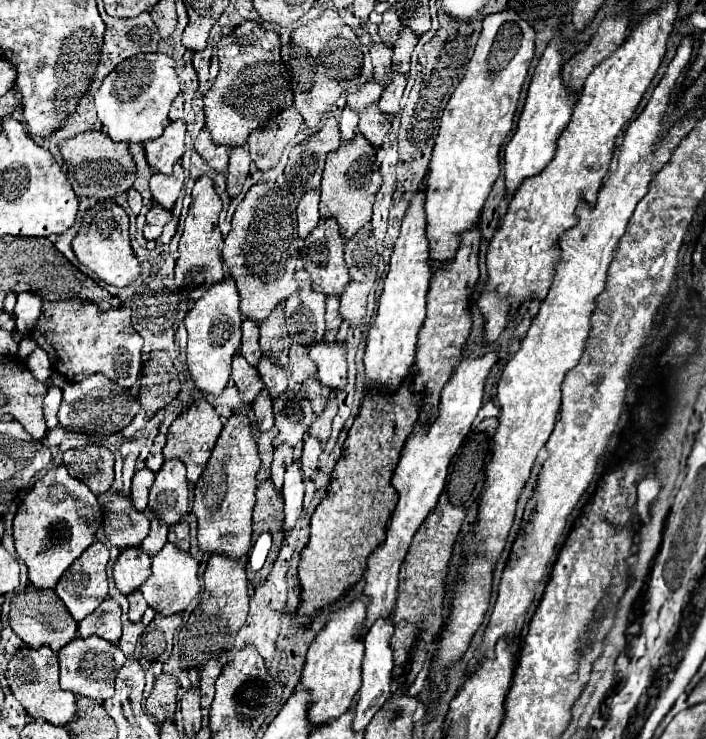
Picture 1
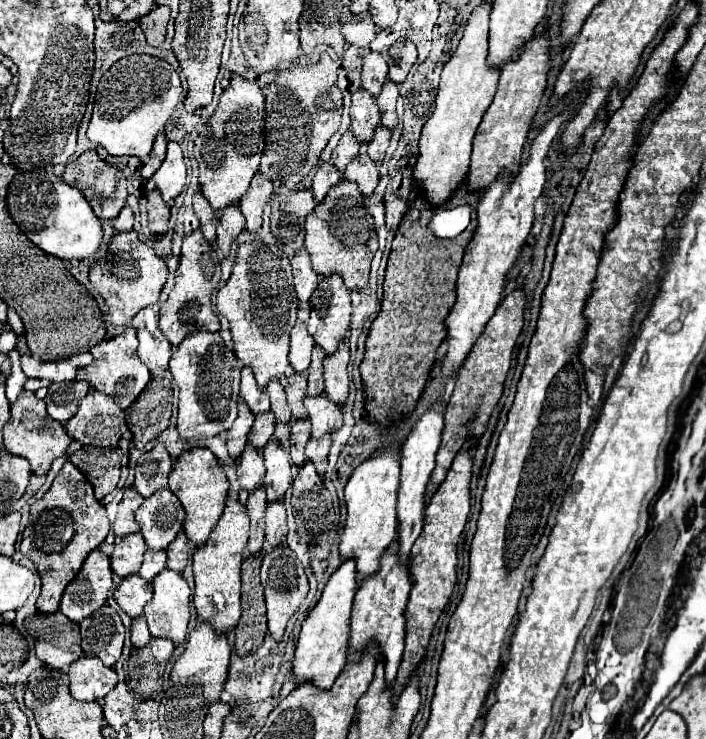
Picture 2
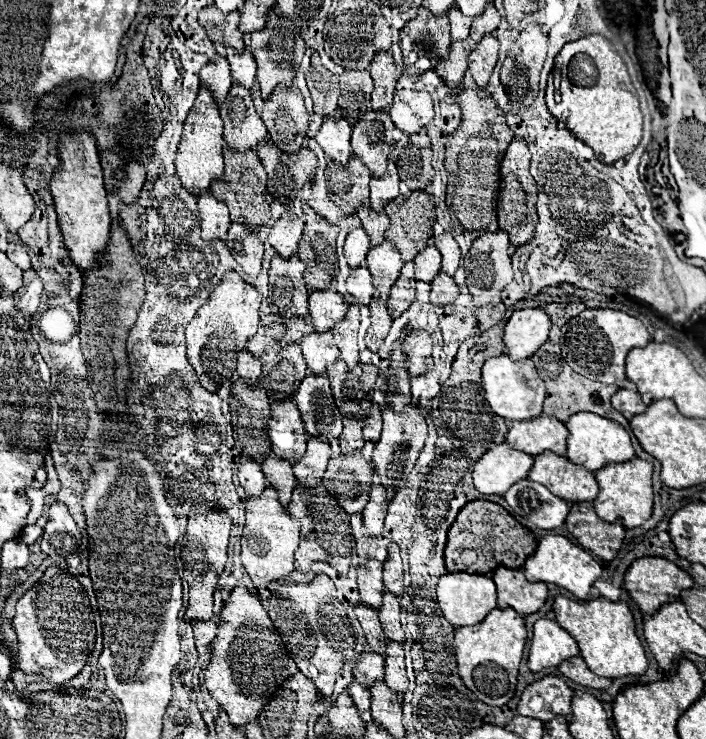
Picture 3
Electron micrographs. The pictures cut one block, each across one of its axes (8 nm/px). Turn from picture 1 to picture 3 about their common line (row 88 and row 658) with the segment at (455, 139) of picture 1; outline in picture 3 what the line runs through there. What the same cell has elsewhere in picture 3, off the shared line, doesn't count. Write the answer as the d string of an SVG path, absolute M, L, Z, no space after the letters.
M492 610L480 624L456 628L454 634L454 656L458 662L458 674L462 682L488 706L504 706L516 690L518 666L526 646L526 626L524 618L512 610Z

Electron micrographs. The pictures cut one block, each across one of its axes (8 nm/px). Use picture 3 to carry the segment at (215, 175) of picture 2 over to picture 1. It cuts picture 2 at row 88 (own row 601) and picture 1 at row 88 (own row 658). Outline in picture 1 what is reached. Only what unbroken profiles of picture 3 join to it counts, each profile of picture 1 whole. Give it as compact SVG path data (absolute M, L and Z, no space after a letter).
M246 20L222 36L216 44L220 72L204 96L206 128L216 144L242 146L252 128L264 126L282 108L292 106L288 68L280 58L280 36L254 20Z

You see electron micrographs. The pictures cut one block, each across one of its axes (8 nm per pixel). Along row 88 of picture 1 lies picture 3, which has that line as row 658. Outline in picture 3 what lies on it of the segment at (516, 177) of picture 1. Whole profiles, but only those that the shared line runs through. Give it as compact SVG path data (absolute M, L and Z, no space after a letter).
M540 618L534 624L528 668L534 672L540 672L544 668L556 668L566 658L578 656L578 652L580 650L576 640L564 628L560 628L554 620Z

